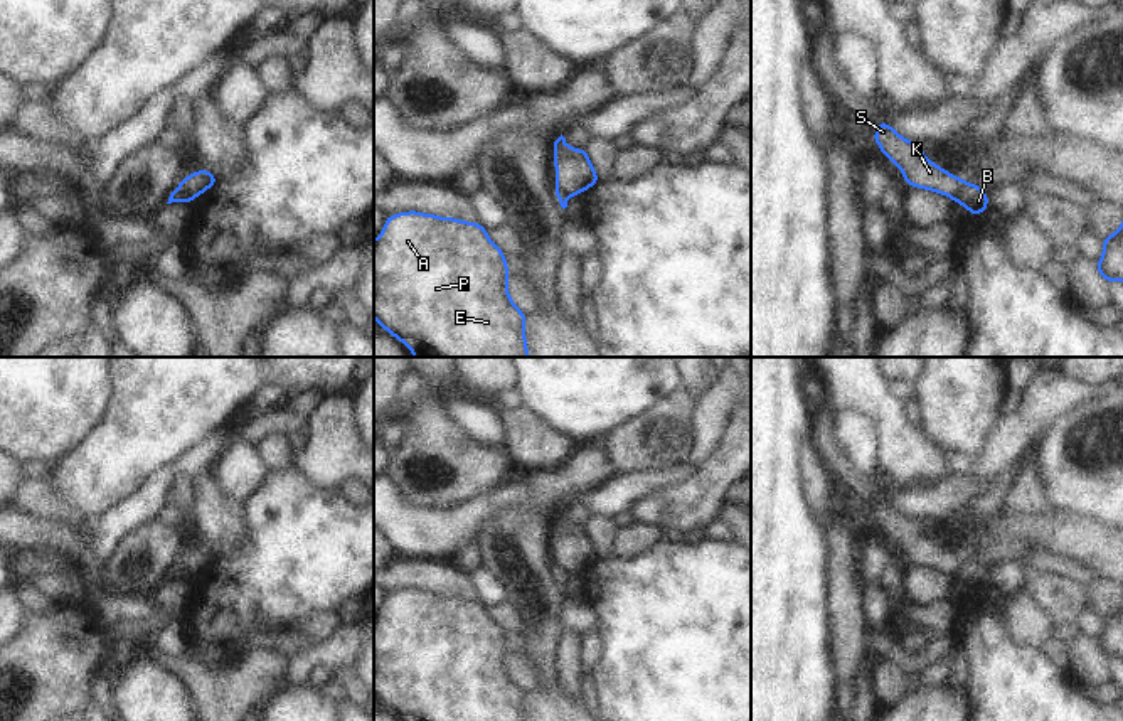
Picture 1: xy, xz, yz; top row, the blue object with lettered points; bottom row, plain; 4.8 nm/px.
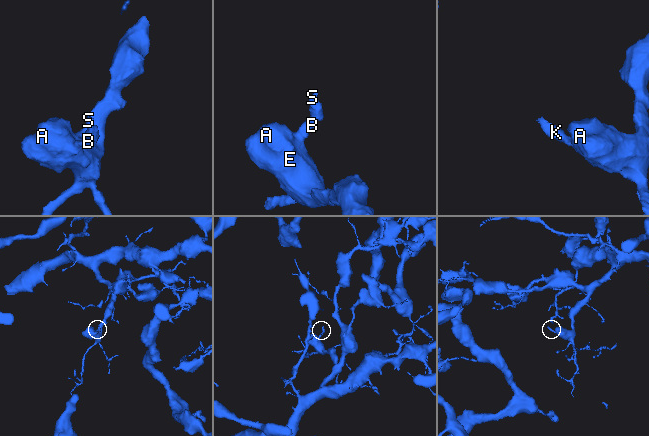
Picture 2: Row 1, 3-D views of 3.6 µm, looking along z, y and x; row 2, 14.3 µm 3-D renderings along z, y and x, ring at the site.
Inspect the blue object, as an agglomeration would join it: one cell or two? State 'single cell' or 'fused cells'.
fused cells

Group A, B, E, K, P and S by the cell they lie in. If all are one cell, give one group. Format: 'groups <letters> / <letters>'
groups A B E P / K S

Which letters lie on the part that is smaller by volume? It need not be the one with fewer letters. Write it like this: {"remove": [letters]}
{"remove": ["K", "S"]}

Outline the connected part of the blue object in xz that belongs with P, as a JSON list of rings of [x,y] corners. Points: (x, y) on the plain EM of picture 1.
[[[421,588],[386,591],[384,605],[379,615],[374,617],[374,697],[401,721],[527,721],[527,691],[514,681],[507,665],[508,655],[510,649],[505,630],[490,617],[485,601],[458,595],[441,595],[438,591],[426,591]]]

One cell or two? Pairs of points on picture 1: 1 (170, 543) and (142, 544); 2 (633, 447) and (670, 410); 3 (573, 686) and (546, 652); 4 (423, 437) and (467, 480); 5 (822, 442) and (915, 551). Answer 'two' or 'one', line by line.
1: one
2: one
3: two
4: one
5: one

